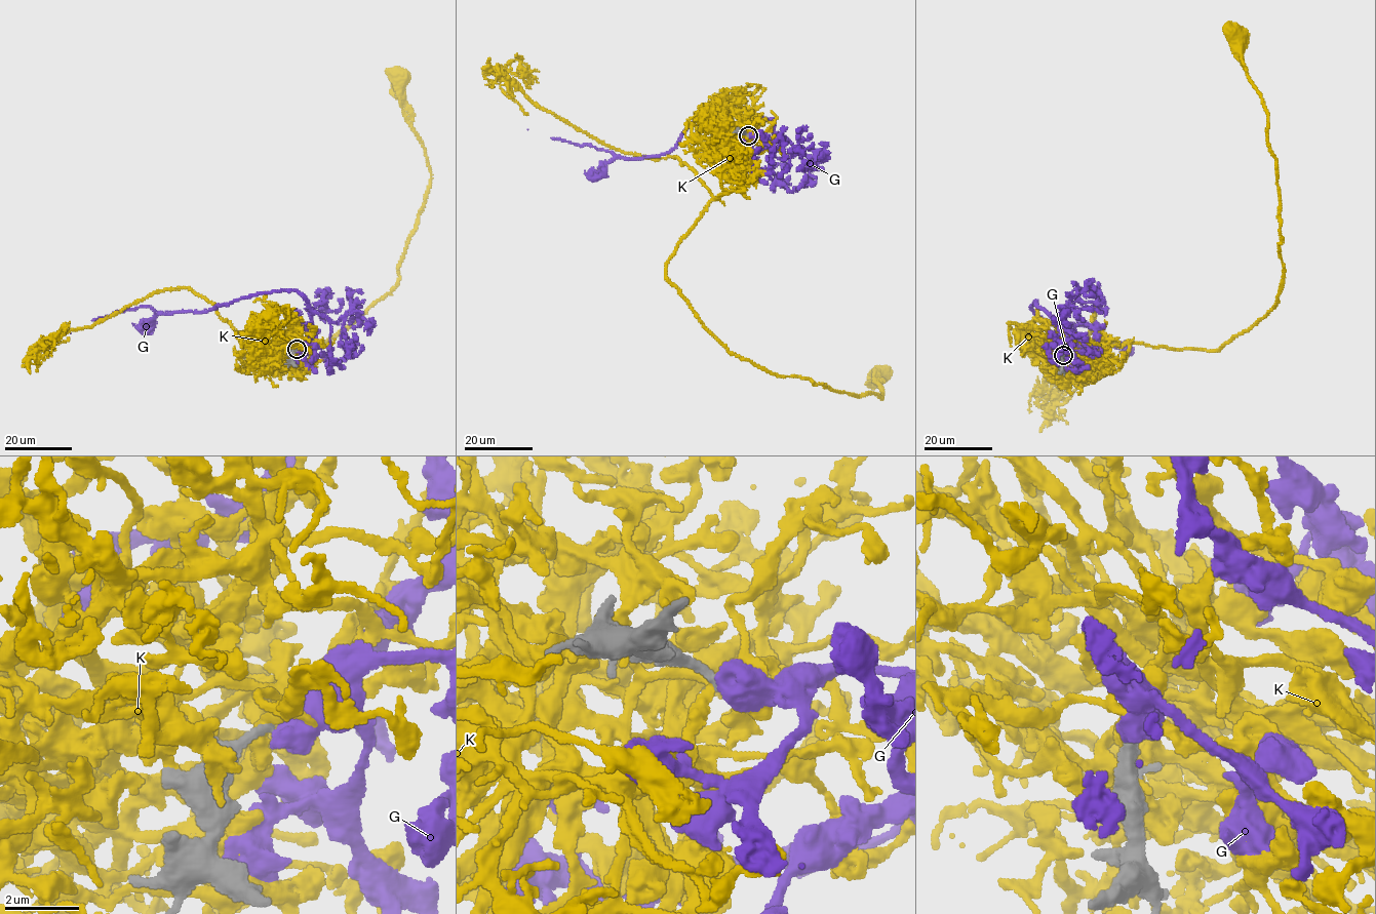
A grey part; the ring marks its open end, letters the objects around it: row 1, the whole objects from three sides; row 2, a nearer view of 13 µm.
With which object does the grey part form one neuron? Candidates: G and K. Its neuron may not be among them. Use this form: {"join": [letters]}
{"join": []}

